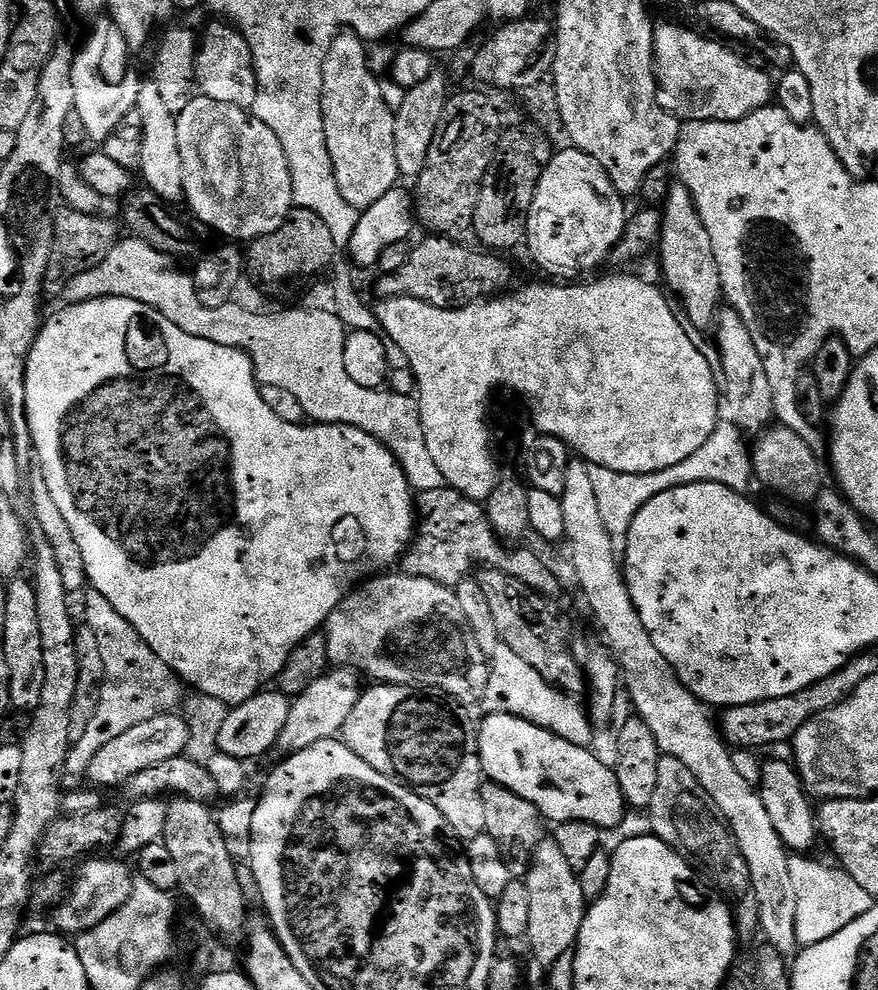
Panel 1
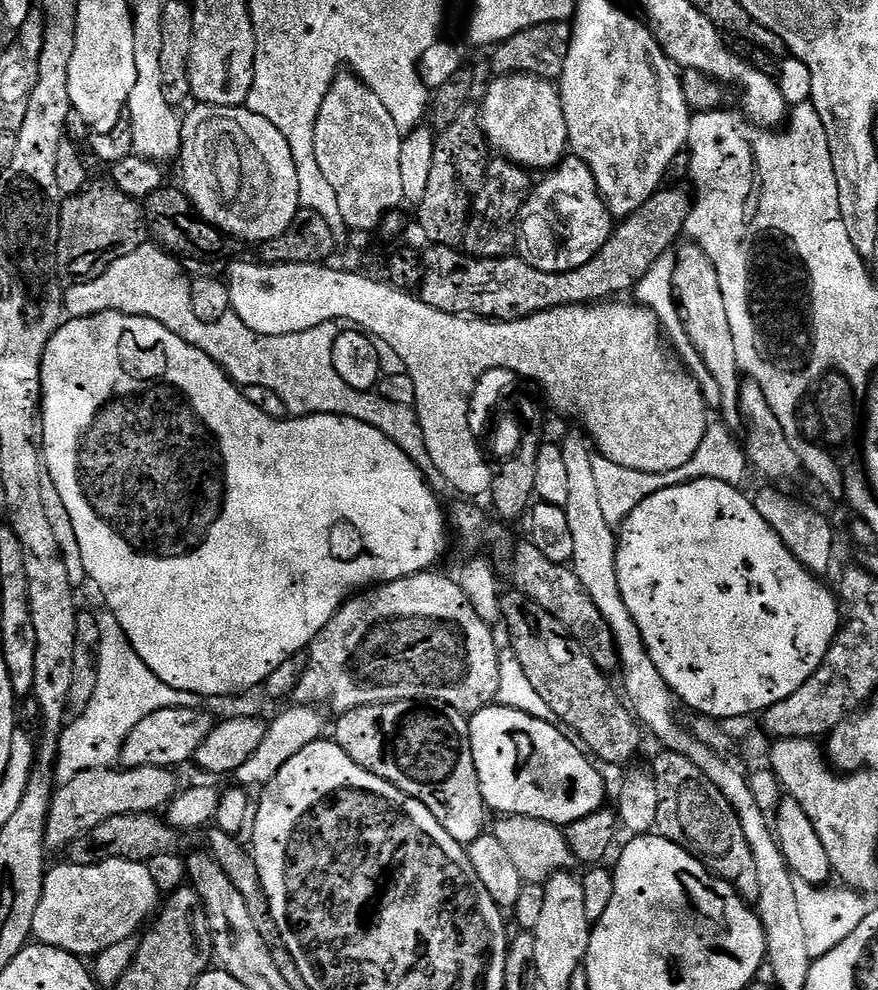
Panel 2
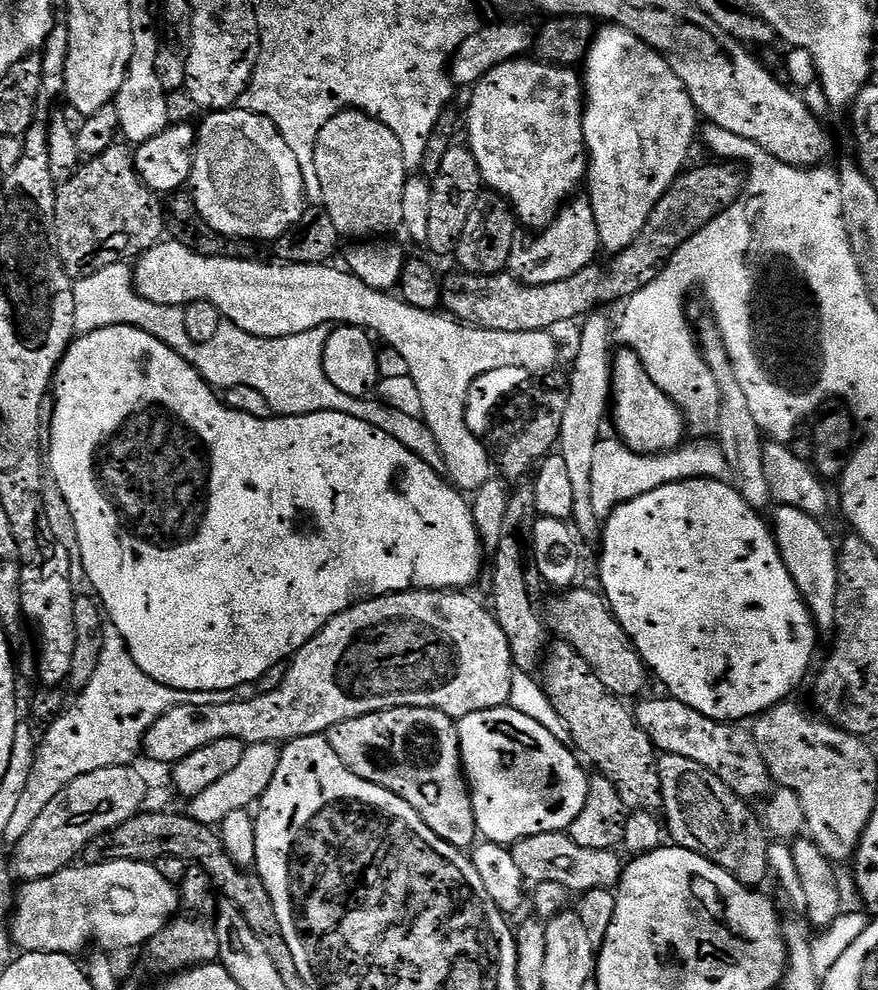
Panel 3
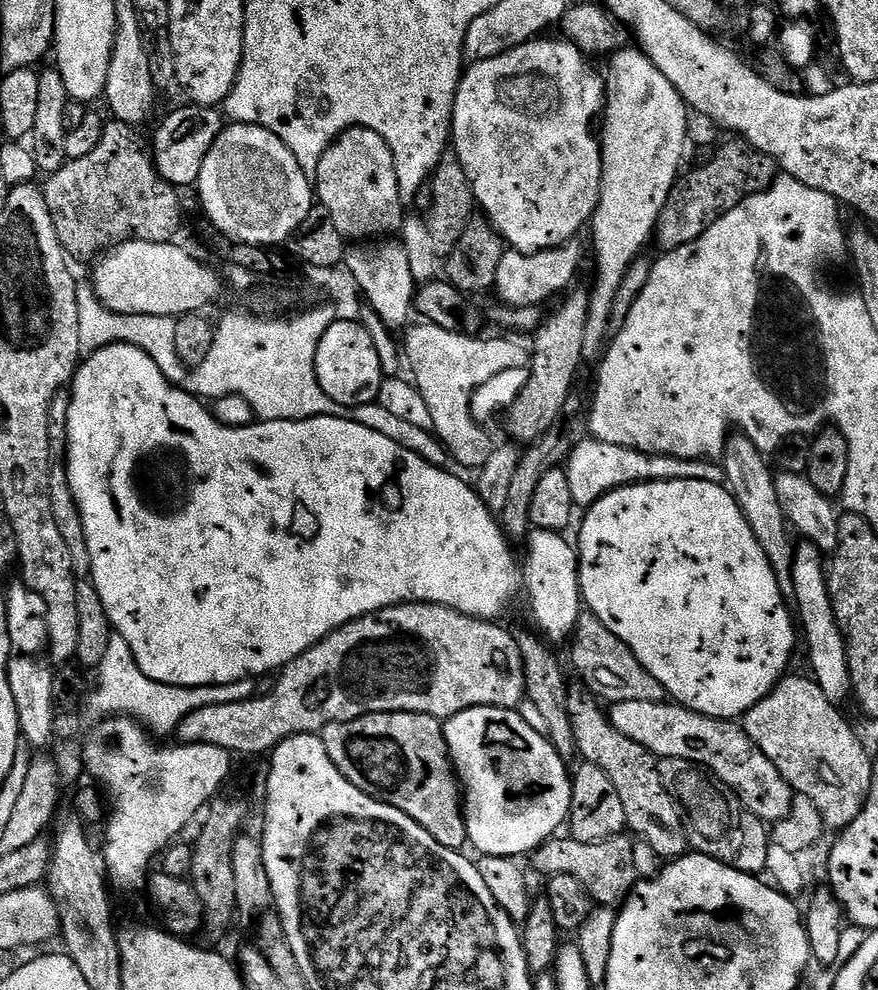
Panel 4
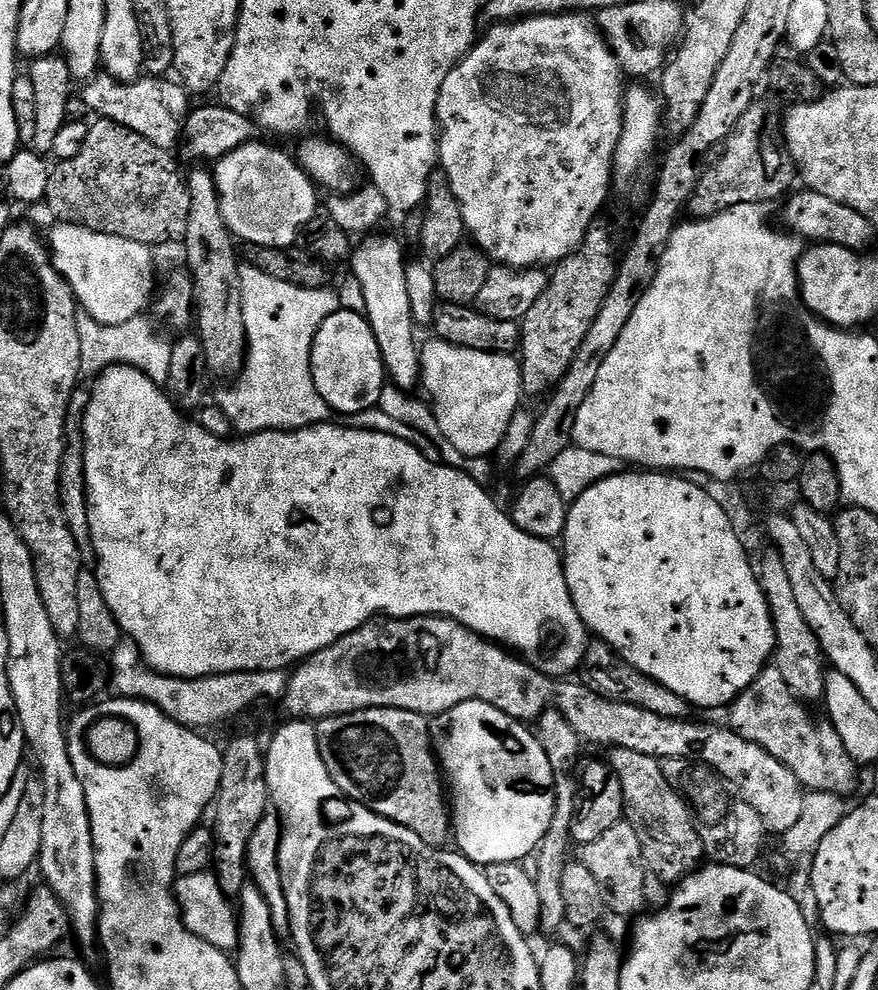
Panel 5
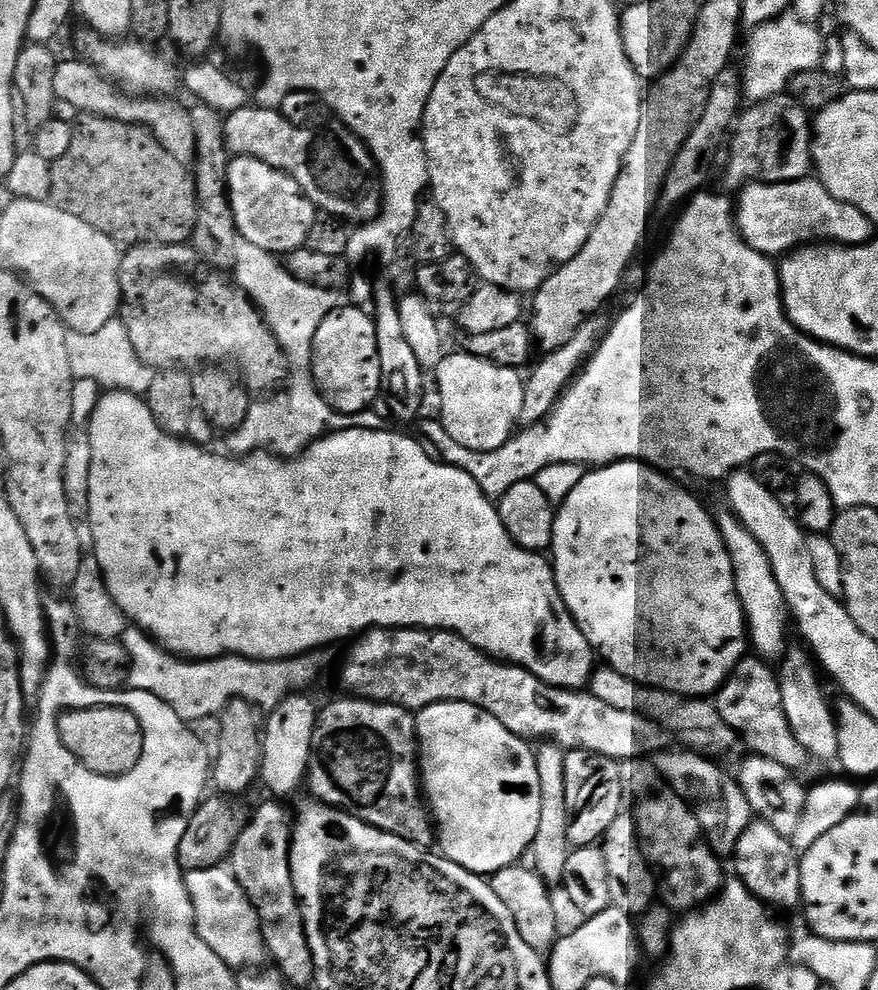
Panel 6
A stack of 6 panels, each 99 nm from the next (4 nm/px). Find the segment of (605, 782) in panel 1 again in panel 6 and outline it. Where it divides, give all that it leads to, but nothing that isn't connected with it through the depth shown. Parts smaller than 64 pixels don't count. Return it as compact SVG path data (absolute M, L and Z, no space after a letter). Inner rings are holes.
M438 702L415 713L416 717L416 747L418 749L418 763L420 765L420 779L422 792L426 797L427 807L434 821L434 827L438 837L438 848L443 856L450 862L462 866L467 872L473 872L475 876L491 878L495 872L503 868L511 868L517 863L520 855L527 853L534 842L534 834L538 834L538 817L542 814L542 782L538 782L538 766L533 745L523 740L521 736L510 734L498 718L494 718L486 710L482 710L473 704L466 702Z

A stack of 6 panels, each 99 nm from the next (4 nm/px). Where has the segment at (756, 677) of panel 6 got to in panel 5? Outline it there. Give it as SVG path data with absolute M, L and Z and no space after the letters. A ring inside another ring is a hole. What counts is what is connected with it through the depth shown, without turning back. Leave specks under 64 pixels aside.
M766 666L760 671L758 678L754 678L740 697L732 701L730 711L732 731L762 746L766 754L774 754L774 758L789 768L805 789L845 798L855 790L858 766L846 752L840 736L828 721L821 720L816 724L815 718L808 713L811 711L793 696L782 673L774 666Z

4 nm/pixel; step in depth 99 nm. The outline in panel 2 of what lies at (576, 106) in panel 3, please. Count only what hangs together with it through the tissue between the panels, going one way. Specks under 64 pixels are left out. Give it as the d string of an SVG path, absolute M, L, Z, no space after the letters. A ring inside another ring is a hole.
M515 72L513 76L496 76L484 92L484 105L478 108L480 127L489 145L501 157L525 170L551 170L569 151L566 114L562 110L559 87L540 76Z

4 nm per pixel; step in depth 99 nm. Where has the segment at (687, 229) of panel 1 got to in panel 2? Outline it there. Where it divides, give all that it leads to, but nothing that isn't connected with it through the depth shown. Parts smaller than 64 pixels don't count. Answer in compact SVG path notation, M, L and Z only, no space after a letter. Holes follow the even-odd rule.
M691 242L681 243L675 249L675 256L676 265L672 268L670 283L672 294L676 298L678 320L682 325L682 332L684 328L693 350L700 355L700 360L704 363L709 378L716 383L716 392L720 395L719 419L729 428L739 429L742 424L740 418L742 373L738 354L734 350L734 334L730 334L730 318L726 318L726 302L722 298L718 270L714 270L714 262L710 262L707 254L697 244Z

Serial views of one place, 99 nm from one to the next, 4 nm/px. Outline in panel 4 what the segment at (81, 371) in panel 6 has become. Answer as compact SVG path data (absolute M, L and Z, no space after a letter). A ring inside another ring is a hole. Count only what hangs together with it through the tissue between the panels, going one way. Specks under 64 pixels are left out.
M88 282L77 283L76 297L78 298L78 342L81 353L91 354L111 344L133 344L146 350L146 354L150 354L150 358L158 362L158 370L162 370L164 377L172 381L173 385L180 386L185 383L183 380L186 368L181 364L178 358L178 346L174 344L176 320L173 317L112 312L96 297L95 288Z

